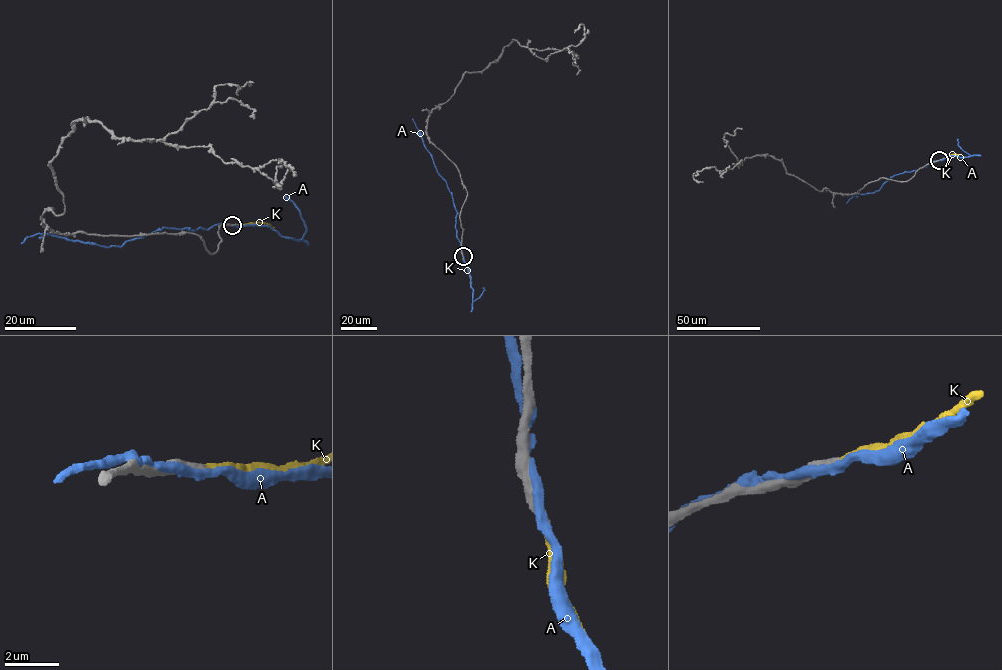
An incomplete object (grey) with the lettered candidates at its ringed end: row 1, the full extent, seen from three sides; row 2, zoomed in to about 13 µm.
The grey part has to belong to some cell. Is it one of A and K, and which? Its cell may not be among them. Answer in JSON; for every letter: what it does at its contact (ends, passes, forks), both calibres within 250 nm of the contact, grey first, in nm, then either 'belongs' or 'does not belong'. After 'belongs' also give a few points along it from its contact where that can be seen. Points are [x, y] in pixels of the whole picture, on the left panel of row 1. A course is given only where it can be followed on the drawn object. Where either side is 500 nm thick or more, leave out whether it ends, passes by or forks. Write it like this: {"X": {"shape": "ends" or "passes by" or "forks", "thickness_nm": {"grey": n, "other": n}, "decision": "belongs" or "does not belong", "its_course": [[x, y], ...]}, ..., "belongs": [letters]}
{"A": {"shape": "passes by", "thickness_nm": {"grey": 400, "other": 320}, "decision": "does not belong"}, "K": {"shape": "ends", "thickness_nm": {"grey": 320, "other": 280}, "decision": "belongs", "its_course": [[232, 224], [259, 222], [274, 227]]}, "belongs": ["K"]}

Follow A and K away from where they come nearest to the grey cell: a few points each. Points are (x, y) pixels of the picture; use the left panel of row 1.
A: (227, 224), (190, 231), (163, 227), (120, 246), (39, 233), (21, 243)
K: (232, 224), (259, 222), (274, 227)

